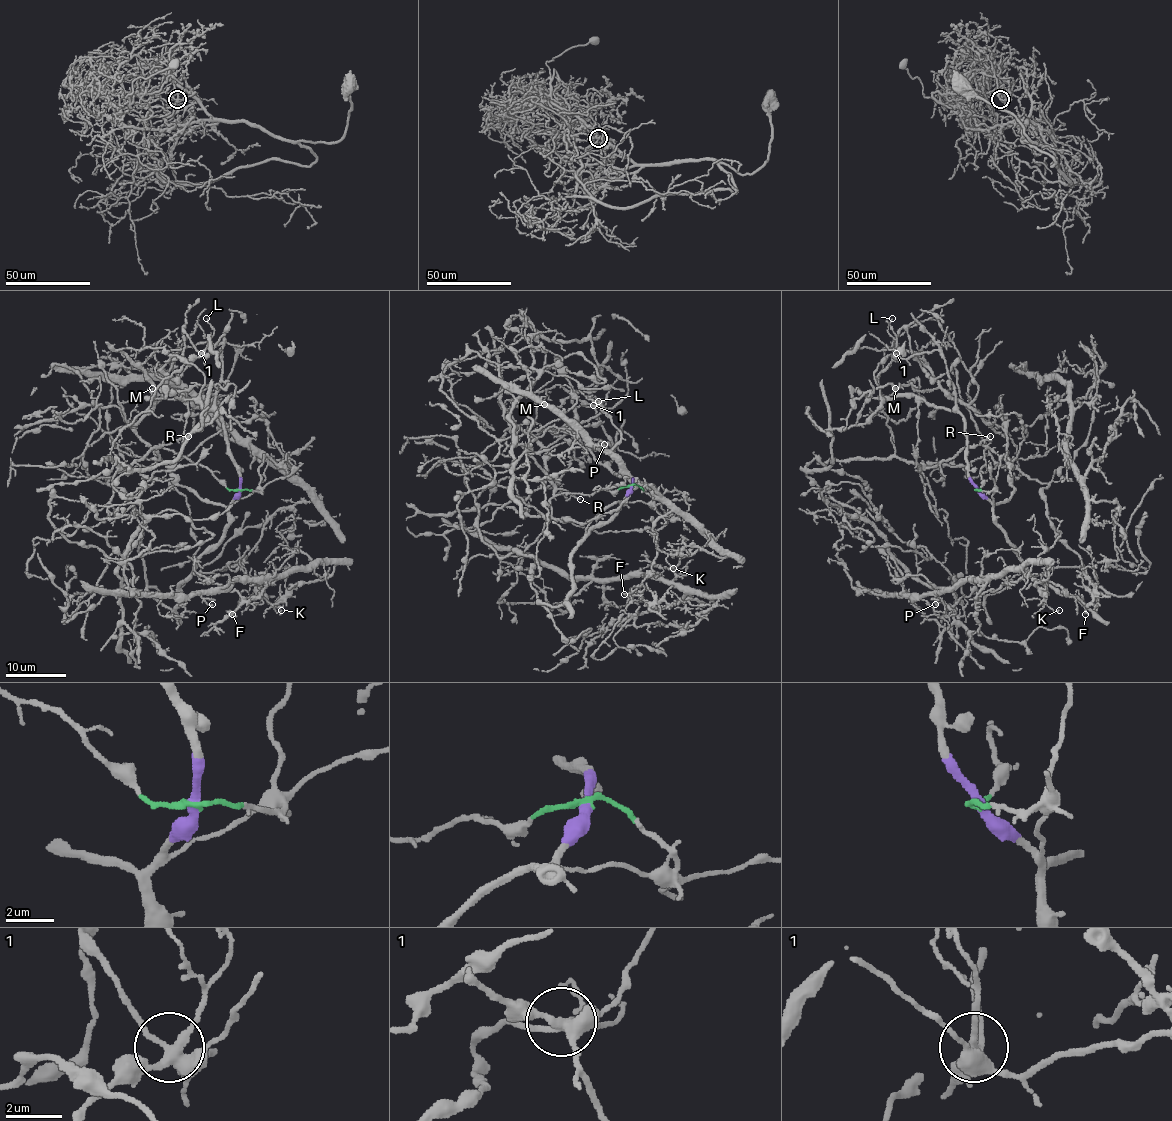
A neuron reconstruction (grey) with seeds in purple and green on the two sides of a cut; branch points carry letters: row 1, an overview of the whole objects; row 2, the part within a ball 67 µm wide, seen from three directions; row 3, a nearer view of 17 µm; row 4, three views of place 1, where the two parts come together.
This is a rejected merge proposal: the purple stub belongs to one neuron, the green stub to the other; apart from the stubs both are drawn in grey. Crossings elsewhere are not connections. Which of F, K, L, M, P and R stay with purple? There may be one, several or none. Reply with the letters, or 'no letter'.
F, K, P

